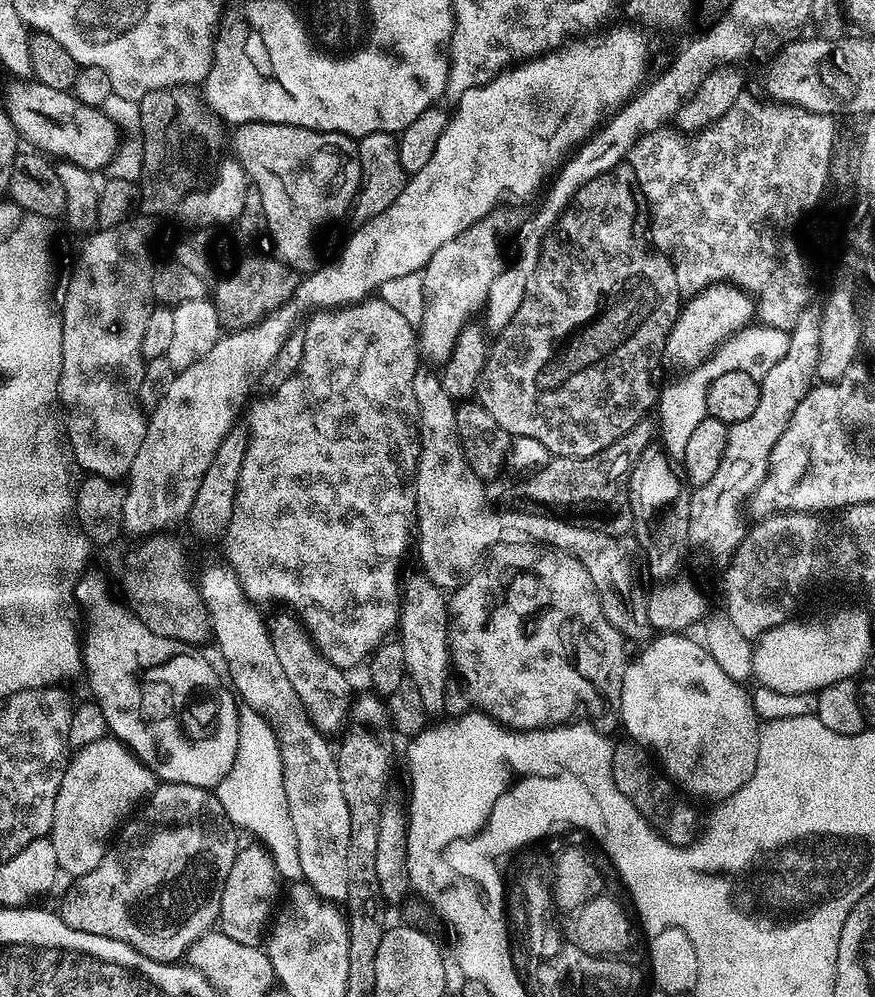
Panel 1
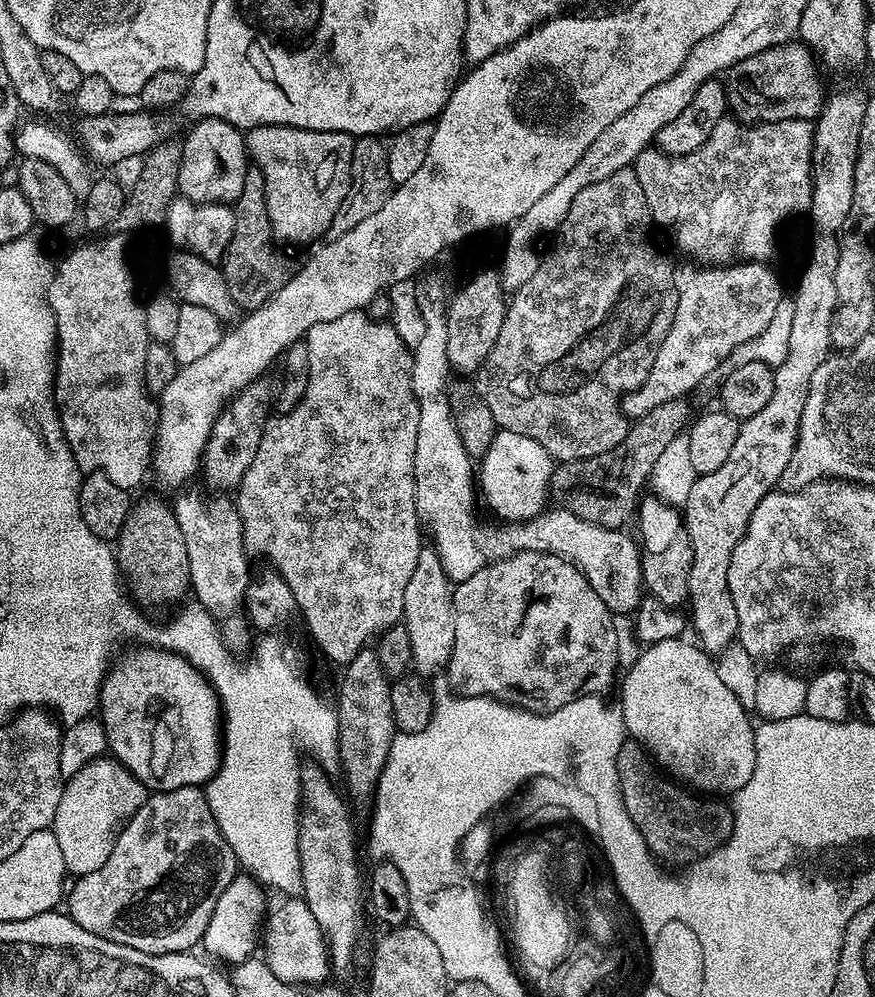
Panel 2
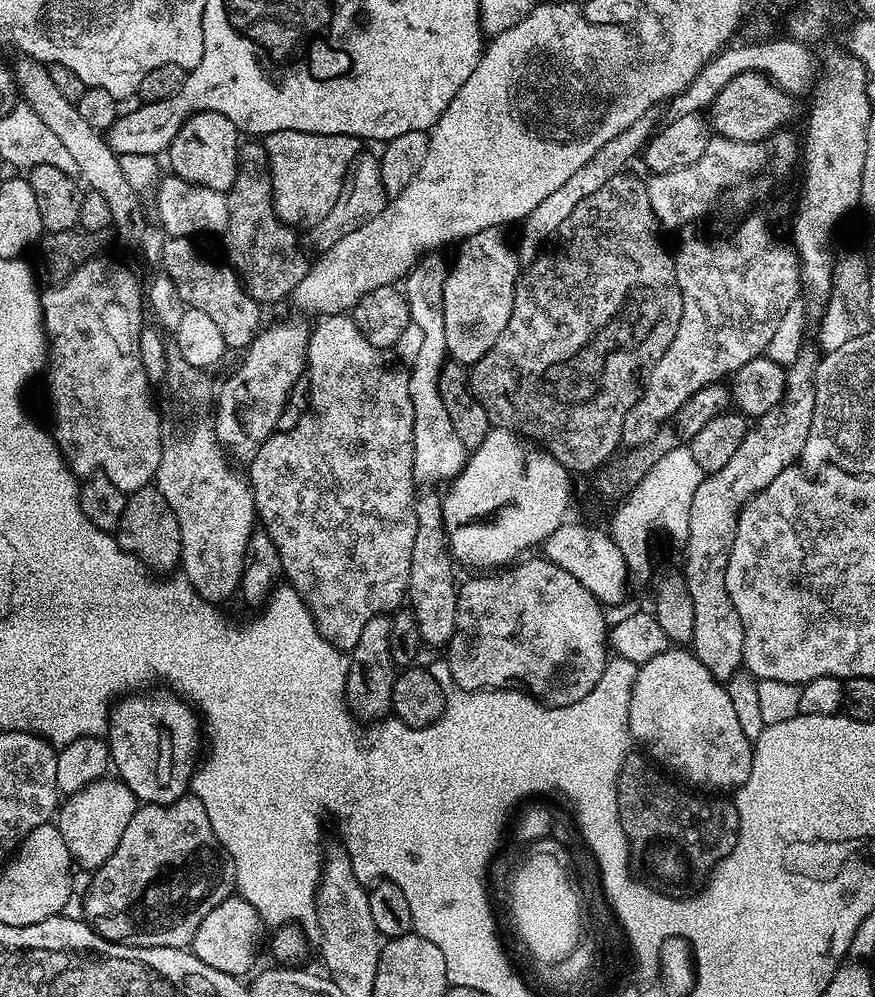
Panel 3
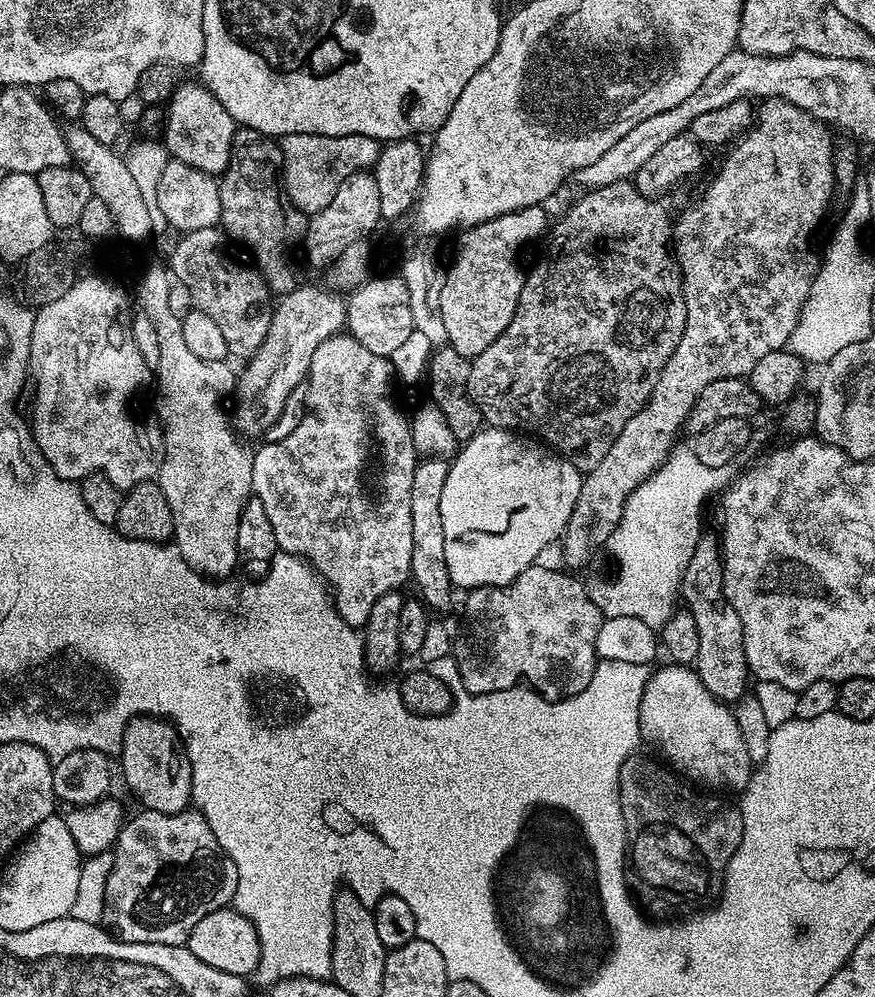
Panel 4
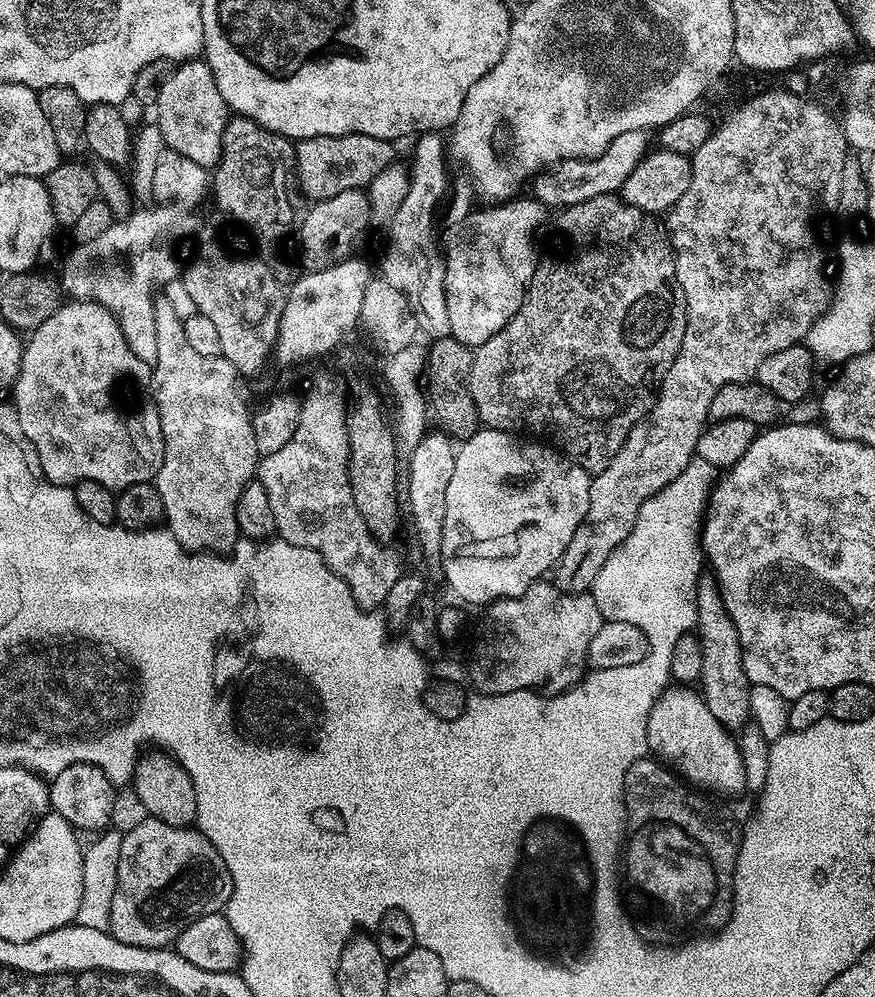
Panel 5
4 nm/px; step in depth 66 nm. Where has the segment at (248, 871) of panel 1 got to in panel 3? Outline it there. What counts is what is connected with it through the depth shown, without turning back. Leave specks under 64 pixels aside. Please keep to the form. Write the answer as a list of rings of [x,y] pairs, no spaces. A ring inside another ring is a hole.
[[[233,894],[219,903],[202,920],[202,924],[195,931],[190,950],[206,965],[231,976],[242,978],[256,962],[262,930],[264,931],[263,920],[254,906],[246,902],[243,896]]]

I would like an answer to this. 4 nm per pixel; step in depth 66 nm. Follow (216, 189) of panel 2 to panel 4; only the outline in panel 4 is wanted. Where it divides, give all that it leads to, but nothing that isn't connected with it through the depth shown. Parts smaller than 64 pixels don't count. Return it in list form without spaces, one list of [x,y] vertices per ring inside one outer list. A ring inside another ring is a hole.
[[[180,83],[172,99],[167,101],[166,115],[162,120],[162,143],[168,149],[171,159],[181,160],[216,178],[230,162],[232,139],[238,125],[234,118],[230,118],[226,106],[222,106],[222,102],[218,102],[218,98],[214,98],[214,94],[210,94],[203,83],[195,83]]]

